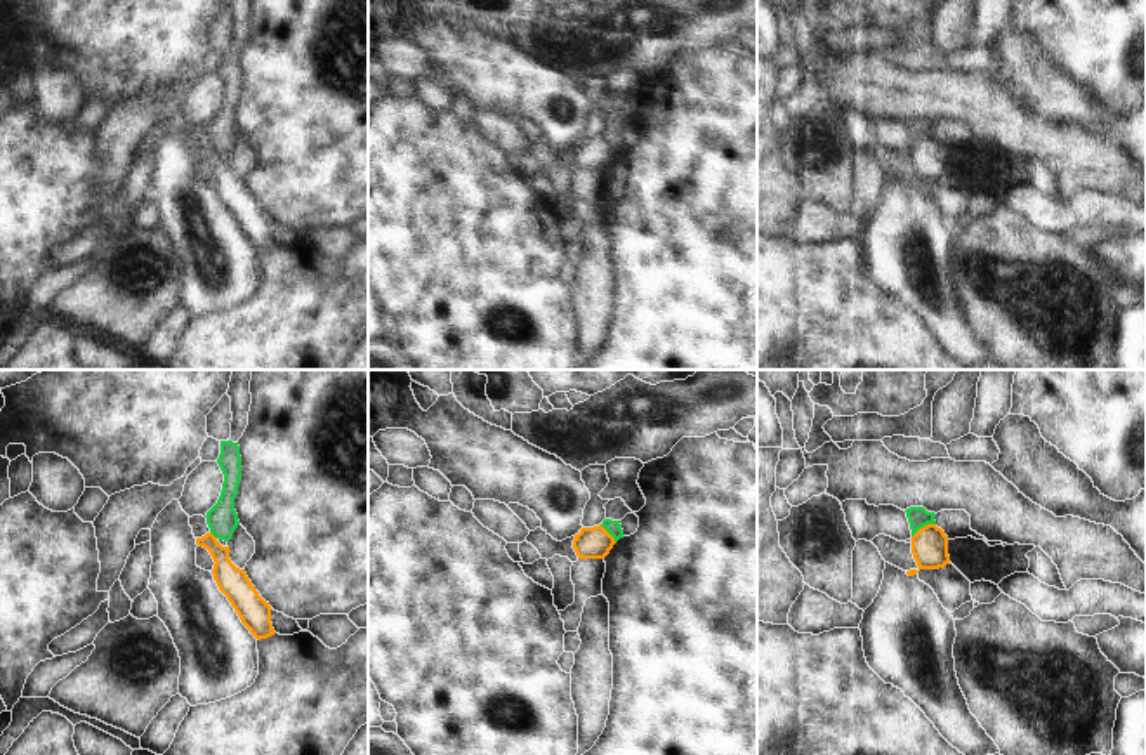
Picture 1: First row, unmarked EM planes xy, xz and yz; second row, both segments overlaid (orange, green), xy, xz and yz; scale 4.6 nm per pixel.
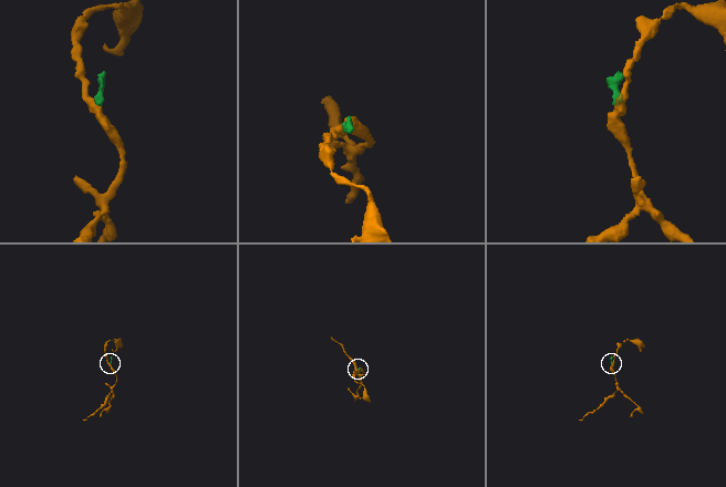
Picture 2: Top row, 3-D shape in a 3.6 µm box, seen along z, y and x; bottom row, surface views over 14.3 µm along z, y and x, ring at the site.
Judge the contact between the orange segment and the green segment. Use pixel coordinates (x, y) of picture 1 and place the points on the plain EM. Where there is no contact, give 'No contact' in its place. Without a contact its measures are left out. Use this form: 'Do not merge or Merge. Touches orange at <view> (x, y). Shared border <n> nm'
Do not merge. Touches orange at yz (924, 137). Shared border 130 nm.

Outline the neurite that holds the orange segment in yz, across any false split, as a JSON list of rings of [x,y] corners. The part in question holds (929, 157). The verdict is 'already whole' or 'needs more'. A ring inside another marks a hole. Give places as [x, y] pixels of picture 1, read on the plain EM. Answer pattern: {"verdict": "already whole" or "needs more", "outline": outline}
{"verdict": "already whole", "outline": [[[927,135],[912,148],[912,165],[919,182],[945,179],[950,175],[948,148],[936,135]]]}

